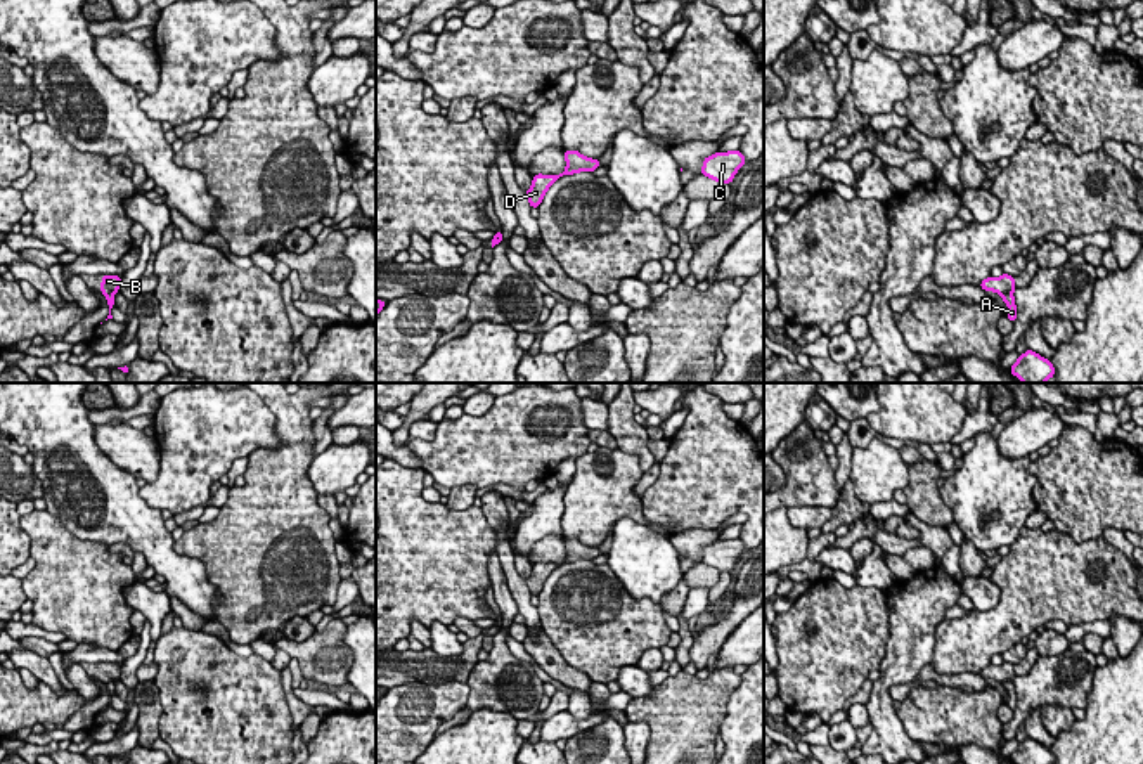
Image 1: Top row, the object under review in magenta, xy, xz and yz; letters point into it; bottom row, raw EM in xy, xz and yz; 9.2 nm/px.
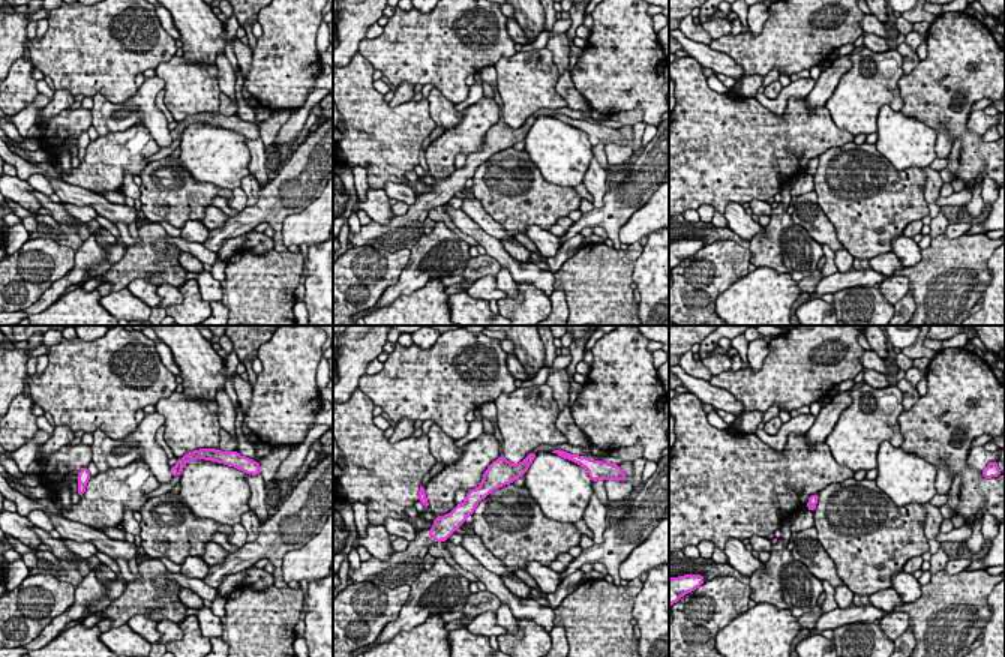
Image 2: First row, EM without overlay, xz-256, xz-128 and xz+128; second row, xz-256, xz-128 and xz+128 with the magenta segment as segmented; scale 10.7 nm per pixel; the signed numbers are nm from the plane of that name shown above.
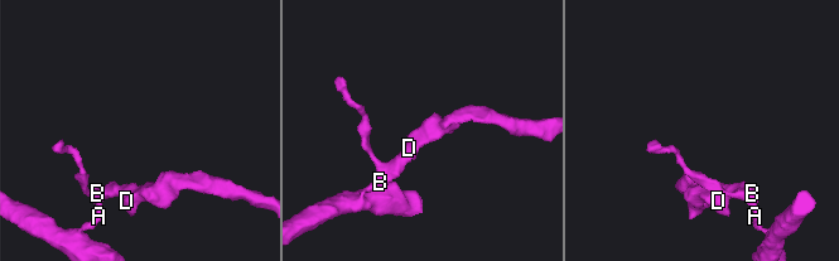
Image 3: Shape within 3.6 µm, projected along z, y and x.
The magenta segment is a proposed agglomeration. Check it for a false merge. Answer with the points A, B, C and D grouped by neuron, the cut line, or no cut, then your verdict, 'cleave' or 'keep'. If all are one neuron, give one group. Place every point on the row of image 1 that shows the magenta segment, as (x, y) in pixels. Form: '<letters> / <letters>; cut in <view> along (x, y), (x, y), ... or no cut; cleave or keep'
A / B C D; cut in yz along (1012, 293), (1001, 295); cleave

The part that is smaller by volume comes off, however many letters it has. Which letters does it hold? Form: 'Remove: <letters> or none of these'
Remove: B, C, D

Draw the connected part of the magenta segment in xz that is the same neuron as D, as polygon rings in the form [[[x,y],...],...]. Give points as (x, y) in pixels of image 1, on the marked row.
[[[565,149],[566,168],[559,175],[533,175],[532,187],[526,191],[526,197],[532,208],[539,208],[547,189],[563,175],[573,175],[578,172],[594,172],[599,166],[599,159],[582,156],[578,151]]]

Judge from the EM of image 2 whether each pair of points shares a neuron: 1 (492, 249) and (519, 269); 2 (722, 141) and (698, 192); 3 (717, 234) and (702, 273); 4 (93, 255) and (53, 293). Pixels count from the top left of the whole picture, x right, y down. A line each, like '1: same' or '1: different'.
1: same
2: same
3: different
4: same

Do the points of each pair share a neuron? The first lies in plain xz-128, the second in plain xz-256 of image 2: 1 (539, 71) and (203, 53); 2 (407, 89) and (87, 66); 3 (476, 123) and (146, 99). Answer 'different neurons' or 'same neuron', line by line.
1: different neurons
2: different neurons
3: different neurons

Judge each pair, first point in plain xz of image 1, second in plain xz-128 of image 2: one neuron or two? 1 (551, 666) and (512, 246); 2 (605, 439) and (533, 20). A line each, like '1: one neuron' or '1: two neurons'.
1: one neuron
2: two neurons

